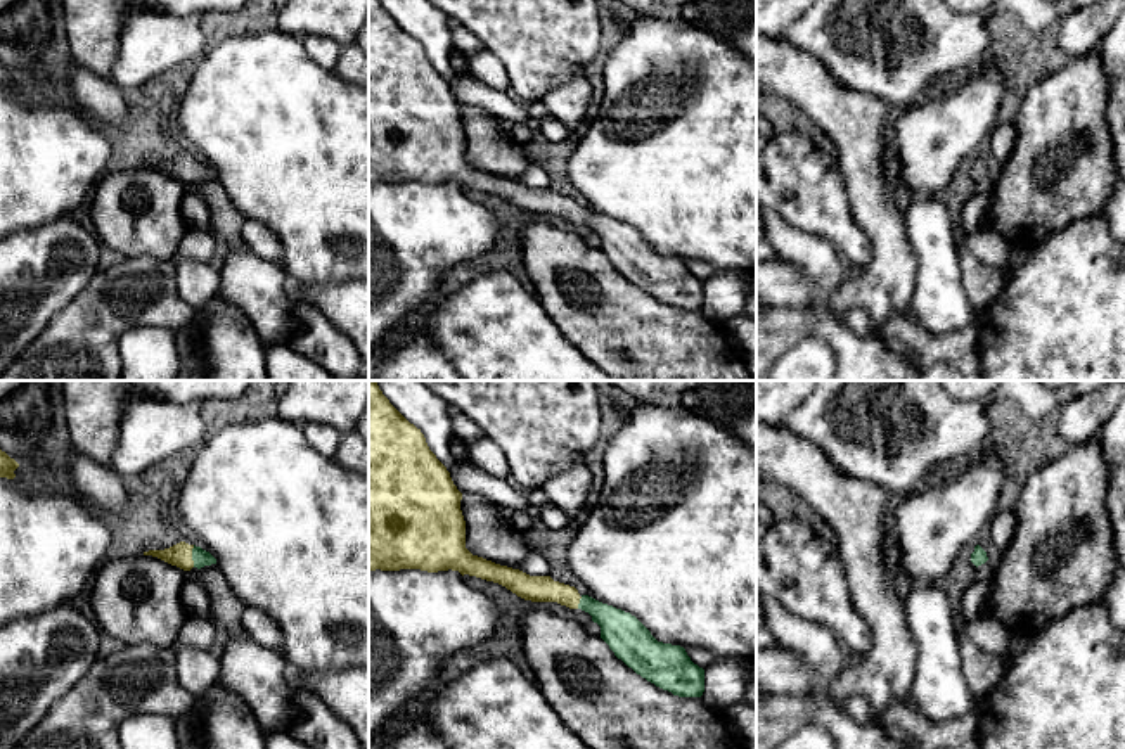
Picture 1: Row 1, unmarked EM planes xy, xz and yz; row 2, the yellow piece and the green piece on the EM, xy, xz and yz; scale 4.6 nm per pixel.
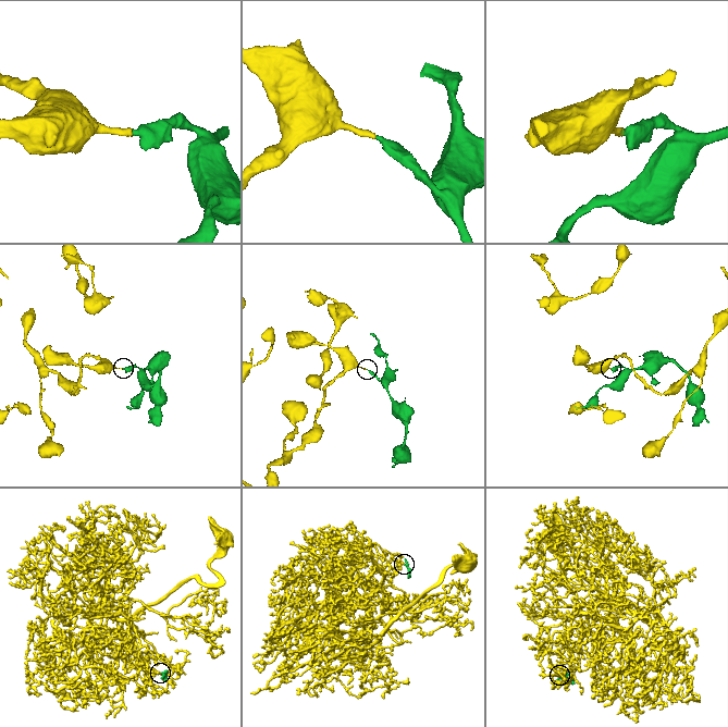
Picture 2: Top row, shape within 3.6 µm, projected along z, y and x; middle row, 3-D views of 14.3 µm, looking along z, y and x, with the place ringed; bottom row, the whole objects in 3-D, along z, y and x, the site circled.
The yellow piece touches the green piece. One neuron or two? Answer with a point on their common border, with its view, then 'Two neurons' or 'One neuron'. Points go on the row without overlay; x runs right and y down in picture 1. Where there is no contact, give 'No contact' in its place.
Touches yellow at xy (191, 168). One neuron

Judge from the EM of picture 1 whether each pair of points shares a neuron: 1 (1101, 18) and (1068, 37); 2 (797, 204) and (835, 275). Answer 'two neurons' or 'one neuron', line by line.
1: one neuron
2: two neurons

